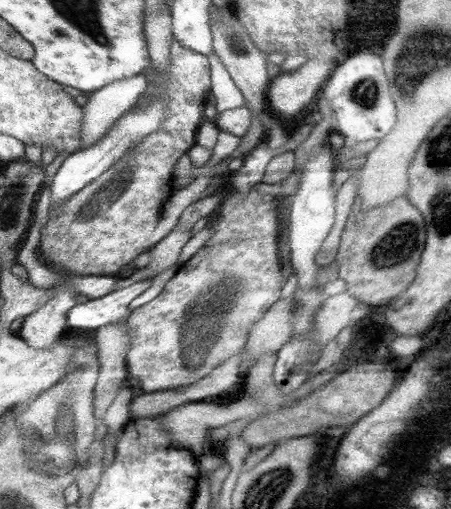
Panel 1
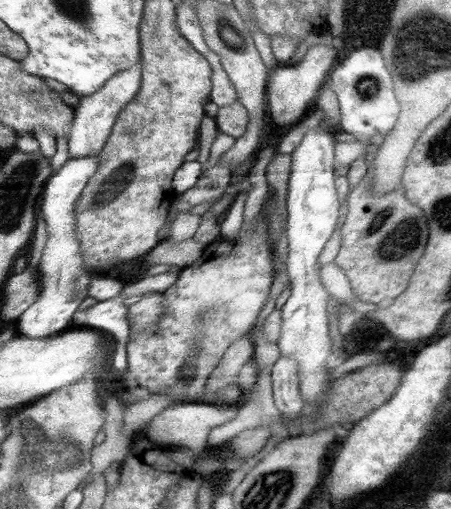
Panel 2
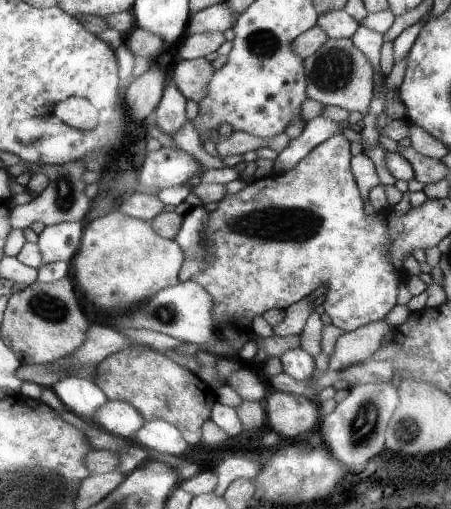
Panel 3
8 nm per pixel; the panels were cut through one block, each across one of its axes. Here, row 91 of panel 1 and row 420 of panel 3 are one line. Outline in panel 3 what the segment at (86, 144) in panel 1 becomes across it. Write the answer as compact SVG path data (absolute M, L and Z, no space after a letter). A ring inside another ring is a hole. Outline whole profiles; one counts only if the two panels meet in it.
M107 400L94 414L94 422L108 433L138 443L134 432L144 426L145 420L128 402Z

